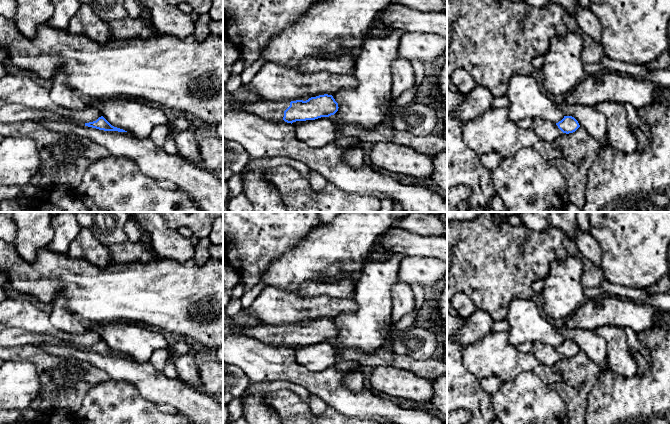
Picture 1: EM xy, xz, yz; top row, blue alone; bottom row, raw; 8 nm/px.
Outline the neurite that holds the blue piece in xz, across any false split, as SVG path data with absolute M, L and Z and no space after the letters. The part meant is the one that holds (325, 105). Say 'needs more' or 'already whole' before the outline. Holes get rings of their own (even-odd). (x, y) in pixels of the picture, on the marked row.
needs more; M223 84L223 98L230 99L234 104L240 105L244 110L260 118L274 120L283 119L287 123L296 121L315 120L329 117L338 111L338 103L332 95L324 94L311 97L306 101L270 101L256 102L236 101L234 92L228 91Z

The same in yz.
already whole; M564 116L564 118L556 123L556 125L566 134L573 133L580 127L578 121L572 116Z

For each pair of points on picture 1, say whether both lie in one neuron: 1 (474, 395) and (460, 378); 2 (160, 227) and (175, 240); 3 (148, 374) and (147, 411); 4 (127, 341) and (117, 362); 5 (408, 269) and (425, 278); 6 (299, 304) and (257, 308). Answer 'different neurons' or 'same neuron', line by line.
1: same neuron
2: same neuron
3: different neurons
4: different neurons
5: same neuron
6: same neuron

